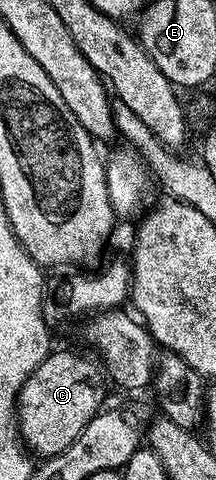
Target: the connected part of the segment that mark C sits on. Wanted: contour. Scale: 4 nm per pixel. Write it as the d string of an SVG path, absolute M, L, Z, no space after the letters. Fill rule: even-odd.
M59 350L48 354L47 359L25 380L17 399L17 425L20 439L28 451L41 454L44 459L57 453L77 440L82 429L104 405L103 380L105 370L94 357Z

